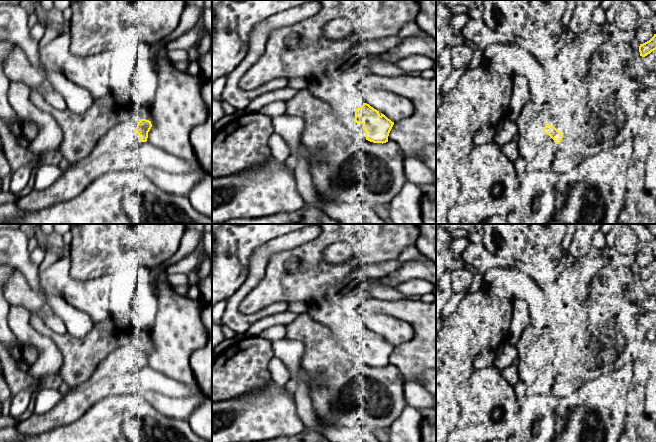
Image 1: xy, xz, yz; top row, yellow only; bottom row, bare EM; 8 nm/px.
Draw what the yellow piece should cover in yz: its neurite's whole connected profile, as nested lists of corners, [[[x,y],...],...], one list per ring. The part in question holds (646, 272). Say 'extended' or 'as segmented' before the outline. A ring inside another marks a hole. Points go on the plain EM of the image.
as segmented; [[[656,258],[647,266],[640,268],[639,276],[640,280],[645,281],[652,275],[656,274]]]

